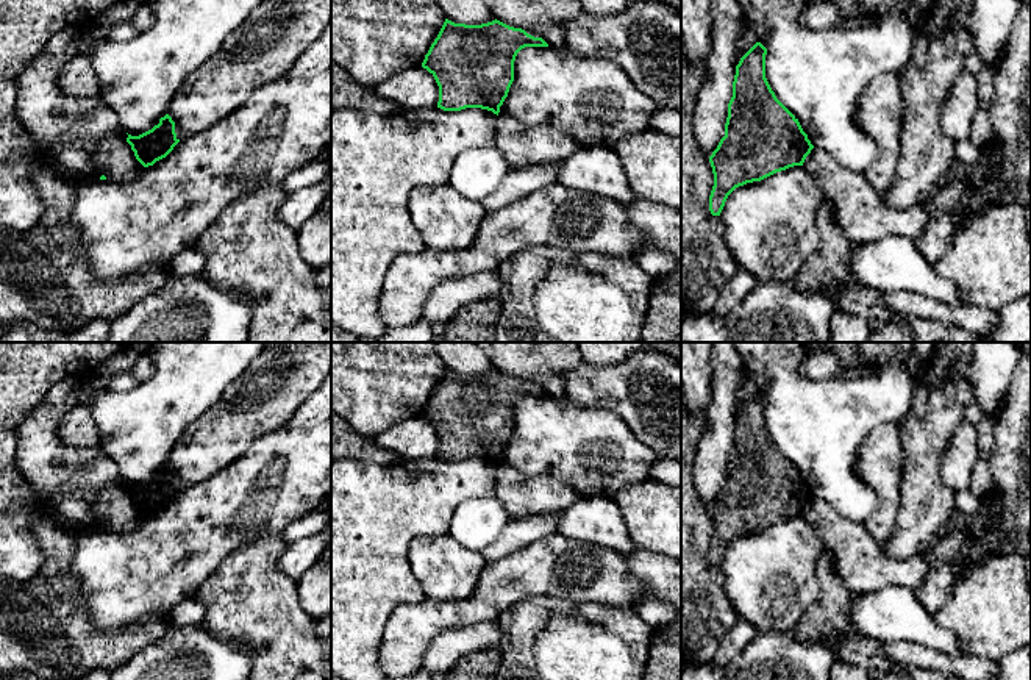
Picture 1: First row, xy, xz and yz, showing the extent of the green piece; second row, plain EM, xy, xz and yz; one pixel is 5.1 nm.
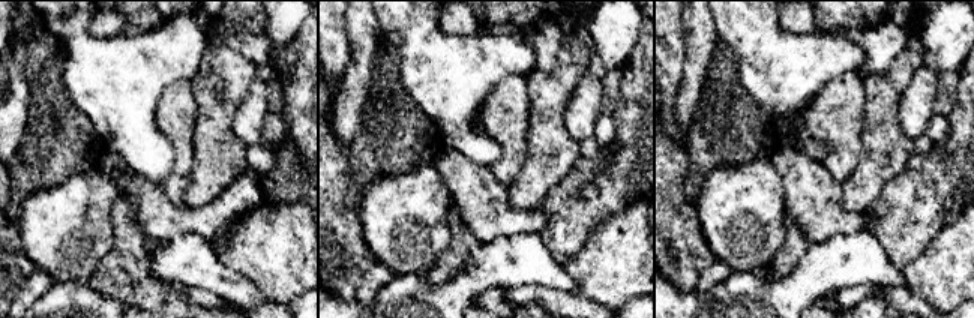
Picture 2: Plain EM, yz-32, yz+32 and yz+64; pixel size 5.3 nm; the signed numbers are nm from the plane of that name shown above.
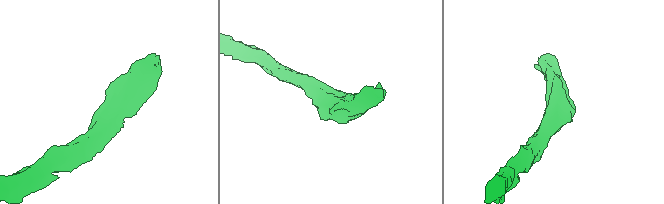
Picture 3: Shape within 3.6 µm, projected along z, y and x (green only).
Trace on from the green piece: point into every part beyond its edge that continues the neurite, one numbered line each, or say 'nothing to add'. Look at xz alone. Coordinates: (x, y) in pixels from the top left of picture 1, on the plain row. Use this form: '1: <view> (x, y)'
nothing to add

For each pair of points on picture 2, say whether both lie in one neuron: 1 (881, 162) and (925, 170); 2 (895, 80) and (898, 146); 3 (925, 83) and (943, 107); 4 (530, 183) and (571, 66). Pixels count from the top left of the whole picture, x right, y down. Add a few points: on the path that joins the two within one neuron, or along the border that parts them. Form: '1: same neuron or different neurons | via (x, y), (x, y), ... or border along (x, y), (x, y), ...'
1: different neurons | border along (916, 152), (881, 194)
2: same neuron | via (887, 96), (887, 129)
3: different neurons | border along (938, 74), (934, 113)
4: same neuron | via (547, 155), (548, 95)

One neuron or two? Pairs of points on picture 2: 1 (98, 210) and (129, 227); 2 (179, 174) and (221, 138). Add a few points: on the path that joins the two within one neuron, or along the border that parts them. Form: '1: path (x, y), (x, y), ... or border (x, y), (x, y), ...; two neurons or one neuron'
1: border (120, 195), (111, 209), (113, 248), (110, 252); two neurons
2: border (197, 128), (192, 170), (183, 197); two neurons

